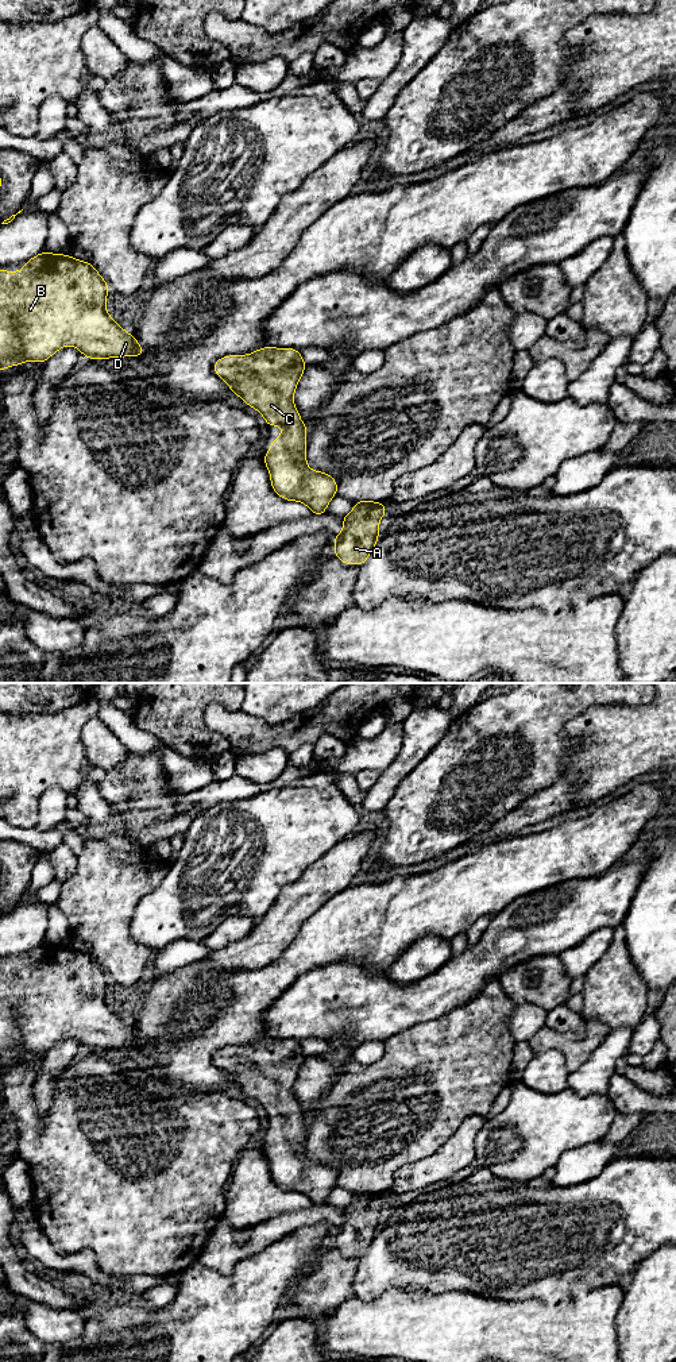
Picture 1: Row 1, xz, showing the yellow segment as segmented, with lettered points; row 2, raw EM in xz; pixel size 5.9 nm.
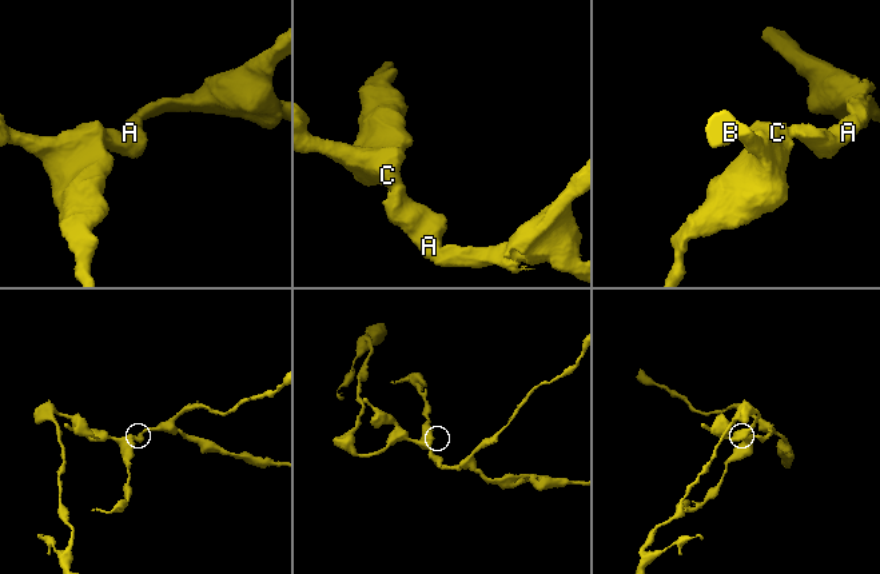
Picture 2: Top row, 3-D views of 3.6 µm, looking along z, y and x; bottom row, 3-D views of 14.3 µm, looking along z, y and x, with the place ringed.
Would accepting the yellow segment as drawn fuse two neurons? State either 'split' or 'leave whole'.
leave whole

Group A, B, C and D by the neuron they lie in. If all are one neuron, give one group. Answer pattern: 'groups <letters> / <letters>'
groups A B C D

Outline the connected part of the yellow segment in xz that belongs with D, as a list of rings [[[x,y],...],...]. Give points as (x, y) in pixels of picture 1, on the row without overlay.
[[[43,941],[39,946],[26,952],[20,962],[0,961],[0,1061],[27,1052],[45,1054],[65,1037],[77,1038],[88,1050],[143,1047],[144,1041],[134,1025],[127,1025],[105,1003],[108,981],[108,975],[92,954],[77,952],[62,944],[50,945]]]

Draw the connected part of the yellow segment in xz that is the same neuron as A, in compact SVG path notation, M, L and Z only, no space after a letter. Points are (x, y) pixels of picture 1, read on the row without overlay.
M356 1192L354 1201L341 1208L343 1223L333 1228L335 1247L344 1255L362 1257L379 1231L379 1212L387 1204L383 1193Z

